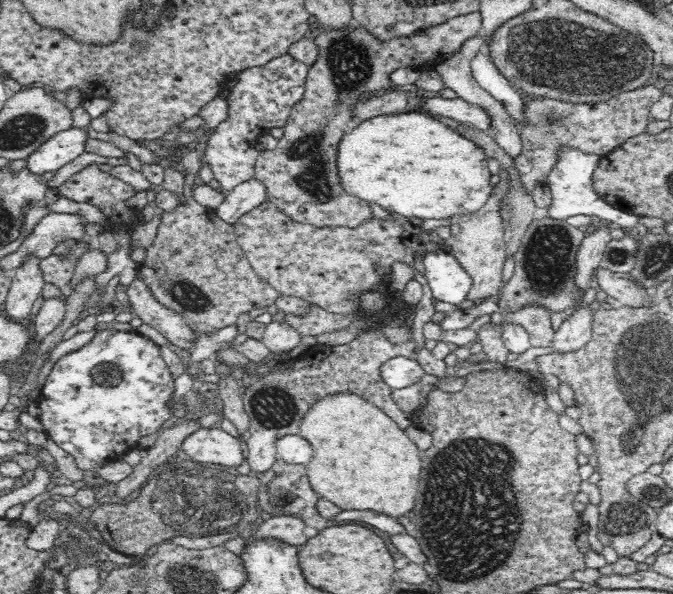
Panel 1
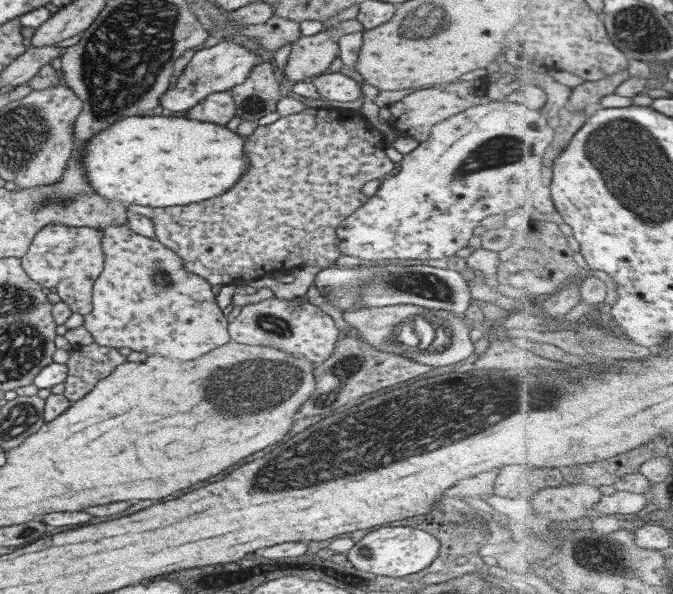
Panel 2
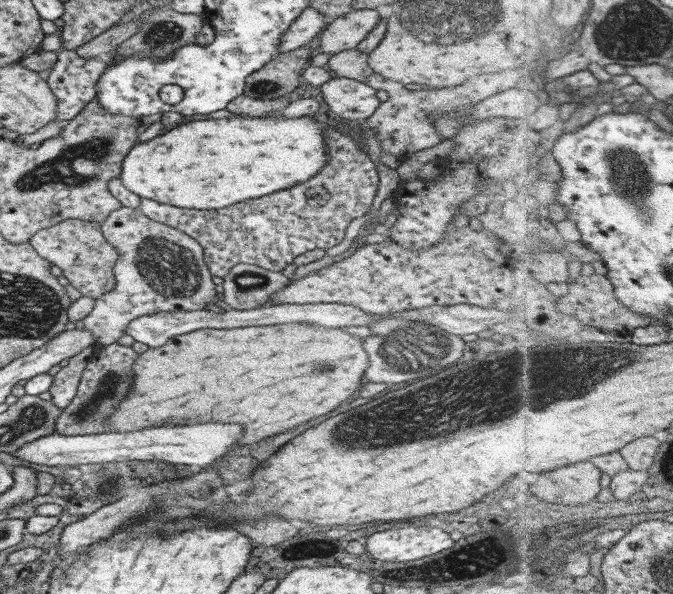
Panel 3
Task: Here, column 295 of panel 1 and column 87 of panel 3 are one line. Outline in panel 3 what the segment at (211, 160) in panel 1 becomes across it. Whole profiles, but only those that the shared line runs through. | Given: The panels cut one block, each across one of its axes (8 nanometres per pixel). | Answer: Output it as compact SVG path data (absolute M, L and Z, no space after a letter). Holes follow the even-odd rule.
M60 49L57 52L55 66L52 66L46 84L54 93L57 101L55 118L58 122L64 124L76 119L85 110L85 107L93 102L97 96L97 82L100 75L106 70L107 64L108 61L103 56L86 59L80 57L75 50Z

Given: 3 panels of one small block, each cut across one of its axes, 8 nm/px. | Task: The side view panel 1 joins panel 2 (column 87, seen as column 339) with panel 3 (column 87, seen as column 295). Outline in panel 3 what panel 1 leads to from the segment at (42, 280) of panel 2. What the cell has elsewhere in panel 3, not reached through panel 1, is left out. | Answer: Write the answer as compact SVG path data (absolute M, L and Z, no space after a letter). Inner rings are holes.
M69 218L36 232L29 242L38 255L62 270L62 275L82 293L82 296L97 299L114 290L116 279L113 266L118 260L118 251L104 239L100 223Z

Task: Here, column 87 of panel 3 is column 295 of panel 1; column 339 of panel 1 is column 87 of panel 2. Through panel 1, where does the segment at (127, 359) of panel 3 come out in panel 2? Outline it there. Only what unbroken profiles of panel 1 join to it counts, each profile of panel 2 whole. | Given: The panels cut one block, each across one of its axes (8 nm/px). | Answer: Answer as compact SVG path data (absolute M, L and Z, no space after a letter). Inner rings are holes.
M96 342L87 344L86 346L77 346L74 348L72 354L66 362L67 377L63 382L64 392L63 394L71 400L76 402L81 398L84 398L85 394L88 394L96 383L103 378L108 377L120 364L128 361L126 356L122 355L118 349L102 346Z

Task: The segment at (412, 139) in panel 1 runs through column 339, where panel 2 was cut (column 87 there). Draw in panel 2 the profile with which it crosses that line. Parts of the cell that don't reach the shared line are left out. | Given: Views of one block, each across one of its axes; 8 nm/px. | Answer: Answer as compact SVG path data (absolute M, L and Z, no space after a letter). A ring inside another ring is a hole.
M165 113L161 116L132 116L116 122L110 130L98 134L86 148L84 166L88 172L88 181L96 193L127 205L147 207L177 207L184 204L194 204L202 200L216 198L230 190L244 172L248 169L249 161L245 158L245 139L227 126L219 126L210 122L190 120L177 114Z

